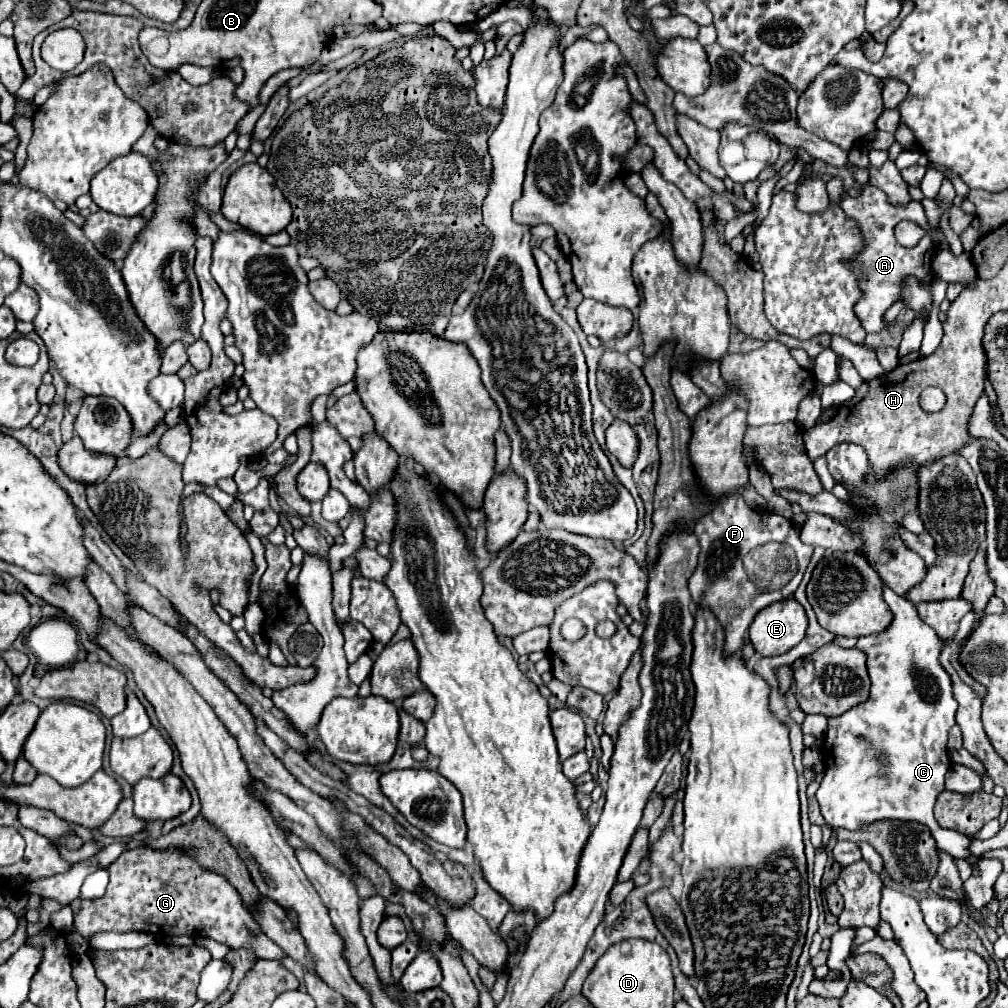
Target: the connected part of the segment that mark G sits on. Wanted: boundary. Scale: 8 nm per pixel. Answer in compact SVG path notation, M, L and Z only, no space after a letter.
M134 848L128 852L122 852L116 862L108 866L110 872L110 884L106 888L106 894L96 900L82 900L82 910L74 918L74 928L88 940L92 934L98 932L148 932L156 940L164 940L168 936L192 936L192 938L212 938L216 942L222 942L230 948L246 948L252 950L258 958L268 960L282 960L286 958L286 952L272 942L260 926L254 922L252 914L244 908L244 902L236 888L228 884L228 880L222 874L210 872L202 866L198 866L190 856L170 850L150 850L150 848Z

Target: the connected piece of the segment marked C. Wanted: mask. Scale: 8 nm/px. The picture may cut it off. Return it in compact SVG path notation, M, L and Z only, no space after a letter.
M884 588L884 600L890 606L894 620L892 624L878 634L858 638L856 648L868 656L868 674L870 674L870 698L848 710L838 718L830 718L826 732L826 748L824 764L826 776L820 782L816 792L816 800L820 804L822 816L830 828L846 828L860 830L862 826L876 820L916 820L932 830L938 848L950 852L954 858L970 856L968 844L970 840L960 832L940 828L934 820L934 802L938 794L944 790L944 774L950 768L948 756L948 730L956 724L954 714L958 702L952 696L952 680L940 664L942 640L936 632L924 624L916 612L916 606L908 602L904 596L898 596L890 588Z

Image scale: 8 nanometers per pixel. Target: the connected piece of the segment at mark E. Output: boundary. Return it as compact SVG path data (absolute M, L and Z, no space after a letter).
M788 598L760 610L748 628L748 636L760 656L778 656L800 644L806 628L808 618L802 604Z

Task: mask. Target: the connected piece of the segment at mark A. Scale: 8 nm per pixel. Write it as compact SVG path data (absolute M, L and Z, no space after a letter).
M868 184L862 188L860 196L846 196L842 200L842 208L844 212L848 212L850 218L854 218L858 222L858 226L862 228L864 240L868 240L866 250L858 254L858 260L854 262L854 266L862 266L864 270L860 270L862 274L862 288L864 288L864 296L862 300L856 304L856 314L862 320L862 326L866 332L882 332L888 322L884 322L884 312L900 300L900 288L902 282L908 276L916 276L924 284L929 283L933 278L932 272L932 254L934 254L934 242L932 236L926 234L920 244L912 247L900 246L894 238L894 224L902 222L902 220L912 220L916 222L920 228L924 228L926 232L930 230L926 216L924 216L924 208L920 202L908 202L906 206L898 206L898 204L890 204L888 198L884 196L884 192L880 192L880 188Z

